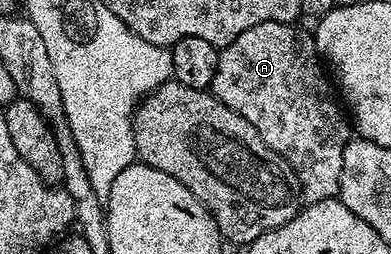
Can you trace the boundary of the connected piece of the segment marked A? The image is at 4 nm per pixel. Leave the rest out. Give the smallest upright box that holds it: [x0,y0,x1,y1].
[209,23,353,205]

